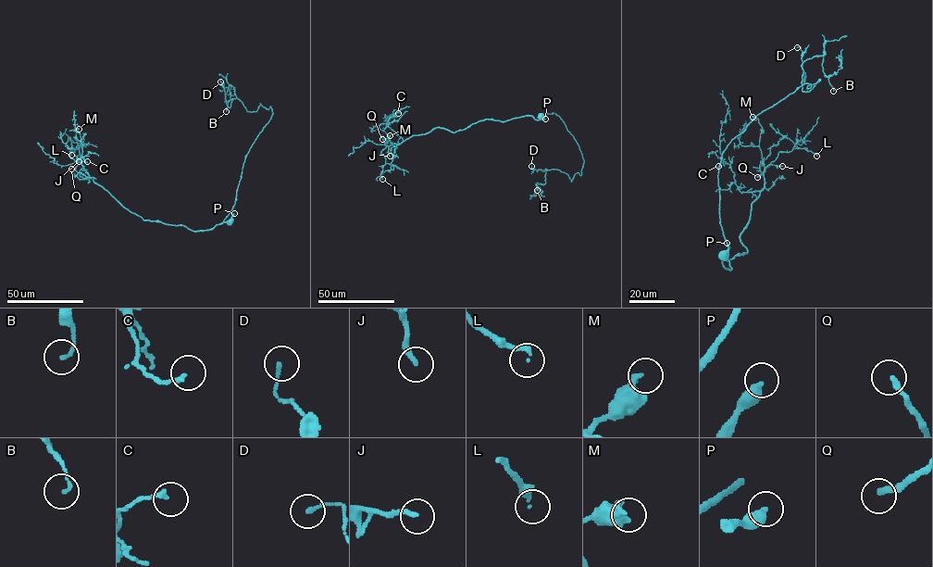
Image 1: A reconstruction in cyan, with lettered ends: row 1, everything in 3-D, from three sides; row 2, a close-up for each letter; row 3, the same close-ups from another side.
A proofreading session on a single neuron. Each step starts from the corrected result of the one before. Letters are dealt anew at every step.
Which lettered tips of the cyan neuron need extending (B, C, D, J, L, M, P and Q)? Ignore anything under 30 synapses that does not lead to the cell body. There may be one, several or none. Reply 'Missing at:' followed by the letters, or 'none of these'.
Missing at: J, Q

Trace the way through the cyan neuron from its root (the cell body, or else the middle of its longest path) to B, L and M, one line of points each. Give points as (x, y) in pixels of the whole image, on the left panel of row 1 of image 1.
B: (230, 222), (223, 220), (235, 203), (245, 156), (273, 112), (261, 105), (248, 112), (230, 85), (226, 111)
L: (230, 222), (194, 231), (144, 220), (94, 182), (70, 157), (74, 149), (71, 155)
M: (230, 222), (194, 231), (182, 225), (144, 220), (130, 212), (95, 183), (83, 169), (75, 131), (79, 129)

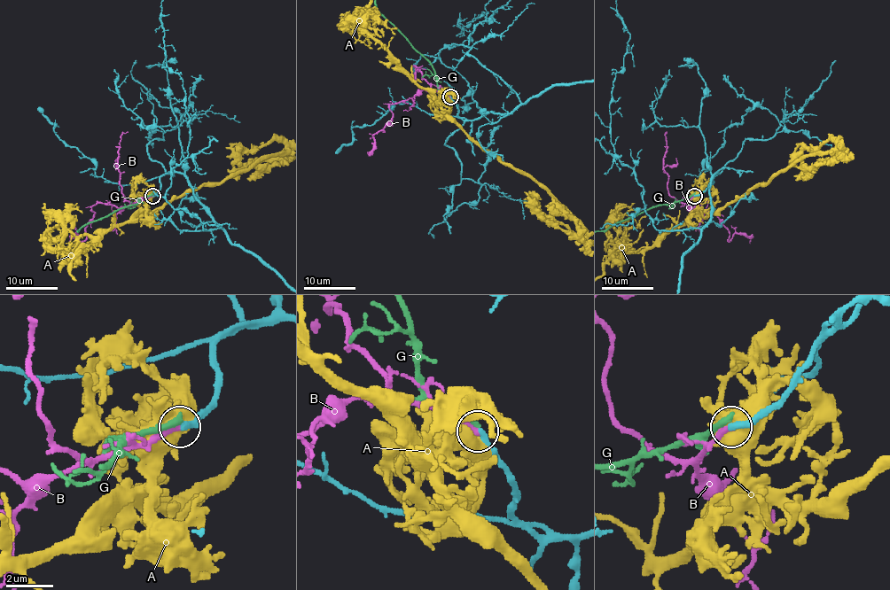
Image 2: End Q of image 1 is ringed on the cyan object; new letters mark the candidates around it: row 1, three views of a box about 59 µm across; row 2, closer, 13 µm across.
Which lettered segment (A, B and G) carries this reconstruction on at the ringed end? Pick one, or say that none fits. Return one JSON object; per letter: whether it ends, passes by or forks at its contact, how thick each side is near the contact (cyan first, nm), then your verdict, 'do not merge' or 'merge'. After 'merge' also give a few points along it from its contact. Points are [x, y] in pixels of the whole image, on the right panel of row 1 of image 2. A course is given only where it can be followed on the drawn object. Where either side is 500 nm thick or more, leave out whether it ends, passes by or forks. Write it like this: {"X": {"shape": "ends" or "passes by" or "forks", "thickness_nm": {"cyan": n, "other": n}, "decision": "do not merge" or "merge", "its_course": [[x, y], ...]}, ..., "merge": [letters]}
{"A": {"thickness_nm": {"cyan": 360, "other": 650}, "decision": "do not merge"}, "B": {"shape": "ends", "thickness_nm": {"cyan": 280, "other": 200}, "decision": "merge", "its_course": [[696, 195], [686, 205], [699, 203], [714, 213], [728, 230], [728, 241], [744, 233], [750, 244]]}, "G": {"shape": "ends", "thickness_nm": {"cyan": 260, "other": 280}, "decision": "do not merge"}, "merge": ["B"]}

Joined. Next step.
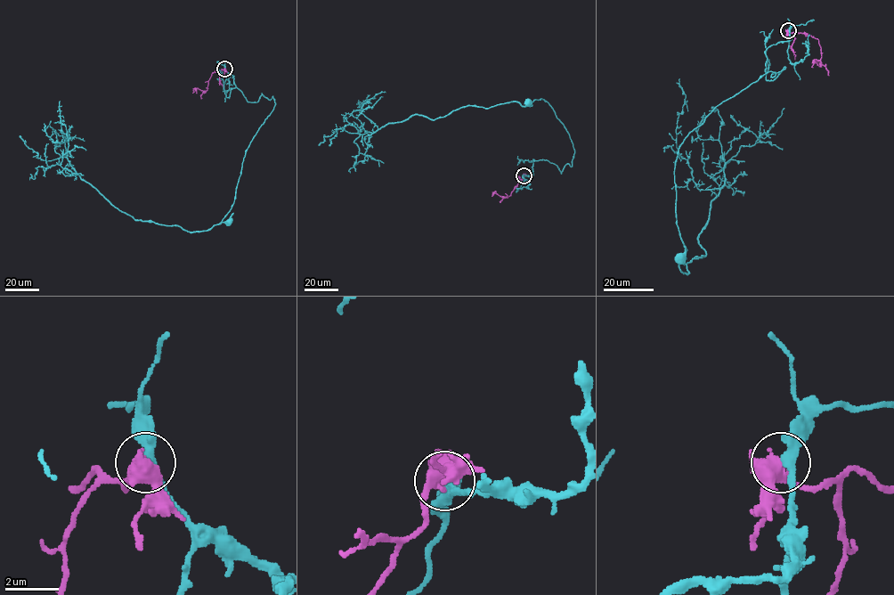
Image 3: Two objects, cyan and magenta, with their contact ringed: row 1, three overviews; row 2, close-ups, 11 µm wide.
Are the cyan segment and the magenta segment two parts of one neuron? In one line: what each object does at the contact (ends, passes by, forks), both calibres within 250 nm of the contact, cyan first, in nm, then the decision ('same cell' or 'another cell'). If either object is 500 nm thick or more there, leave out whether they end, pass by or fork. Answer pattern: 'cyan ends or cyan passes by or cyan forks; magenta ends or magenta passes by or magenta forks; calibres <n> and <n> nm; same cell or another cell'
cyan passes by; magenta forks; calibres 320 and 420 nm; another cell

